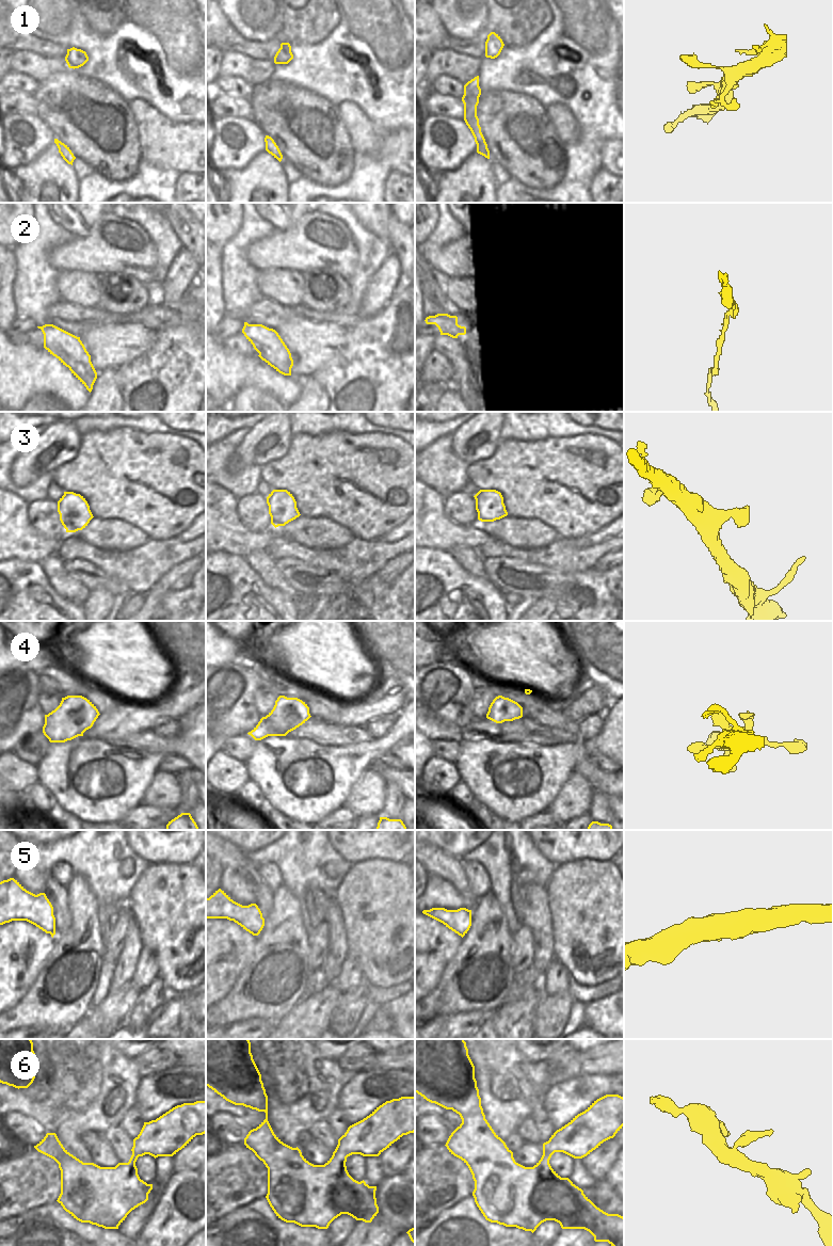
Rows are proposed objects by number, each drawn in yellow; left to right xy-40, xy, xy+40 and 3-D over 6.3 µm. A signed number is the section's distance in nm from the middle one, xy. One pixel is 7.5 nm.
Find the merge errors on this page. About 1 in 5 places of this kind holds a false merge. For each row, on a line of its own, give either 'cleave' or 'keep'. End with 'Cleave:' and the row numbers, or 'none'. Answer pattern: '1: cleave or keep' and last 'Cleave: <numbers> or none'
1: keep
2: keep
3: keep
4: keep
5: keep
6: keep
Cleave: none

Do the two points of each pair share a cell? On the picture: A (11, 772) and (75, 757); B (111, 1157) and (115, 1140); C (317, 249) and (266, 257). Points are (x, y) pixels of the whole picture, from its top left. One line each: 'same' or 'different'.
A: different
B: different
C: same

